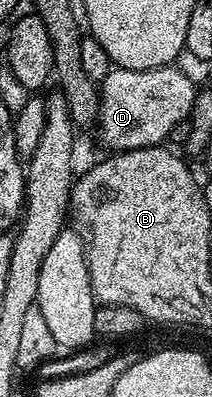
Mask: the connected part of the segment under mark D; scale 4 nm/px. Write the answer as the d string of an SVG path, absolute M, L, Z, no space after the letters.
M174 64L151 70L111 68L100 84L96 129L114 152L163 145L172 128L191 117L195 93L196 85Z

